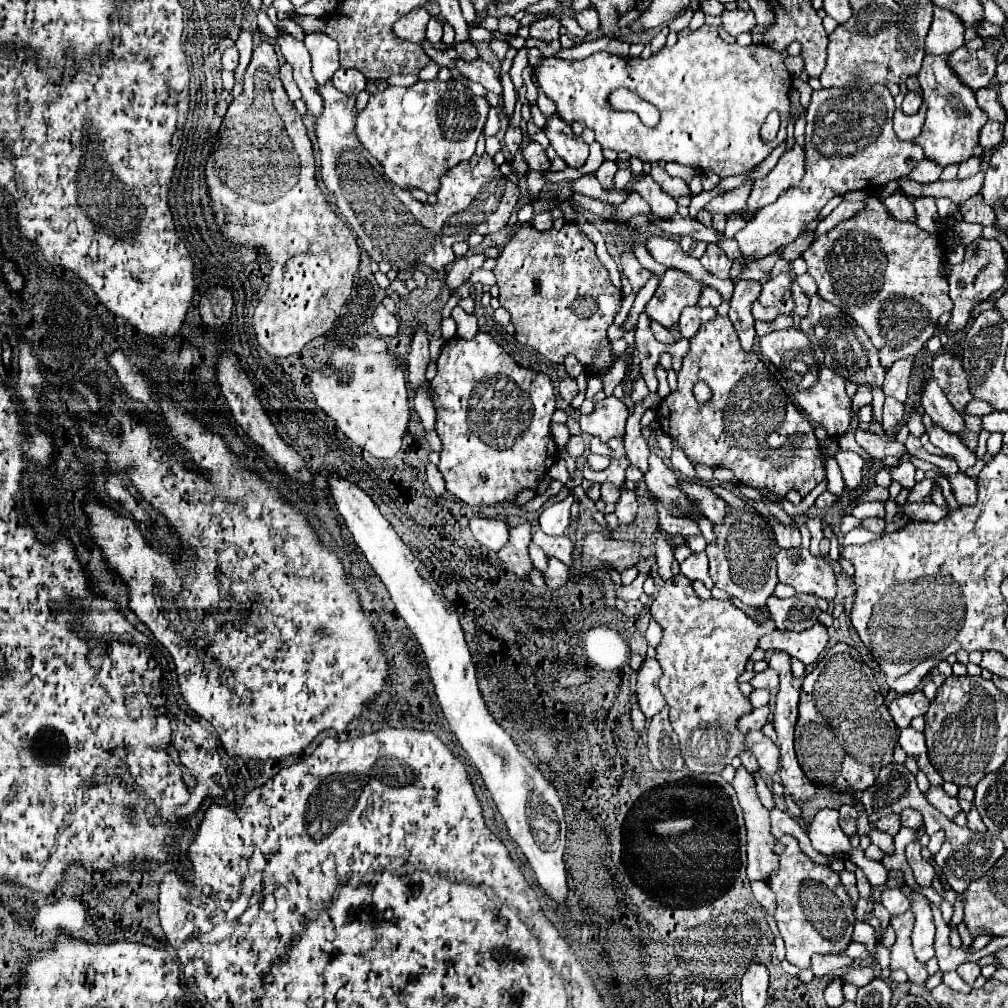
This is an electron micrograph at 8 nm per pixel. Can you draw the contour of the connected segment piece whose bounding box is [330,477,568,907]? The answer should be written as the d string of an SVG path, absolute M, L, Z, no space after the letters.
M330 477L330 489L340 515L344 517L350 533L354 535L356 545L362 549L370 567L390 591L398 615L406 621L406 625L418 639L426 655L436 697L446 715L446 721L450 723L450 729L458 737L466 755L480 771L482 781L490 791L508 827L510 837L518 843L518 847L526 855L530 867L536 873L540 887L548 893L550 899L554 899L558 907L566 907L566 899L568 899L568 883L566 883L566 867L564 867L566 823L564 823L562 801L556 789L552 787L552 783L540 773L540 769L528 757L524 757L518 751L514 739L494 721L484 699L480 697L472 655L468 651L456 607L442 595L442 589L432 579L424 563L412 555L408 545L382 517L376 503L360 487L352 485L346 479Z

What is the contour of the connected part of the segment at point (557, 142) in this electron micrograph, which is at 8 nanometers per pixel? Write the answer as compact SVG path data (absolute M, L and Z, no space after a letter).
M556 115L546 119L544 133L550 139L550 145L562 157L570 167L582 167L588 159L588 145L584 143L582 137L576 137L572 127Z

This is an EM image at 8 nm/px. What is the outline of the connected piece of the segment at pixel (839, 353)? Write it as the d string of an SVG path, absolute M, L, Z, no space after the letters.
M814 295L810 299L808 315L800 319L800 329L806 333L806 337L814 345L824 349L826 365L830 369L836 369L836 373L840 373L846 381L852 381L856 385L862 385L862 383L878 383L878 385L882 385L886 373L884 373L884 369L880 365L876 347L872 345L868 335L846 313L842 313L838 307L834 307L832 303L820 299L818 295Z

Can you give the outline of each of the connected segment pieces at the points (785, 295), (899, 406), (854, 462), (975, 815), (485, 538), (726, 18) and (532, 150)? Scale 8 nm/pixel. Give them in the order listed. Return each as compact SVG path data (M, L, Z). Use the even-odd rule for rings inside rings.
M778 275L770 281L766 281L758 301L764 307L778 307L780 313L792 313L794 301L790 297L790 277L788 275Z
M886 397L884 401L884 411L882 411L882 427L890 431L904 419L904 403L896 401L894 397Z
M838 449L834 457L842 469L842 475L844 475L848 489L856 489L862 483L862 475L860 475L860 469L864 465L862 457L854 451L844 451L844 449Z
M972 807L972 811L968 813L968 829L972 829L972 831L976 831L976 833L986 833L986 827L982 825L982 817L980 817L980 813Z
M476 517L470 521L470 527L472 527L472 533L474 537L490 547L492 551L500 551L508 539L510 539L510 527L506 521L502 519L482 519L482 517Z
M736 9L736 11L724 11L722 13L722 27L730 35L738 35L738 33L750 31L754 25L756 25L756 19L754 19L752 11Z
M530 143L528 147L522 149L522 155L524 155L530 169L534 169L534 171L548 171L550 169L550 159L546 157L540 143Z

